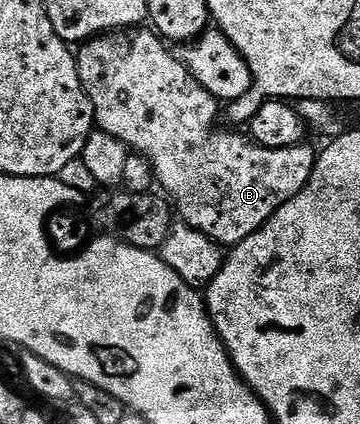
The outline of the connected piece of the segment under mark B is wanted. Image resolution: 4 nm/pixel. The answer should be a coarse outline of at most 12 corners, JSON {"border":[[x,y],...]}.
{"border":[[145,25],[76,52],[96,126],[180,222],[232,249],[318,152],[217,131],[218,100]]}

